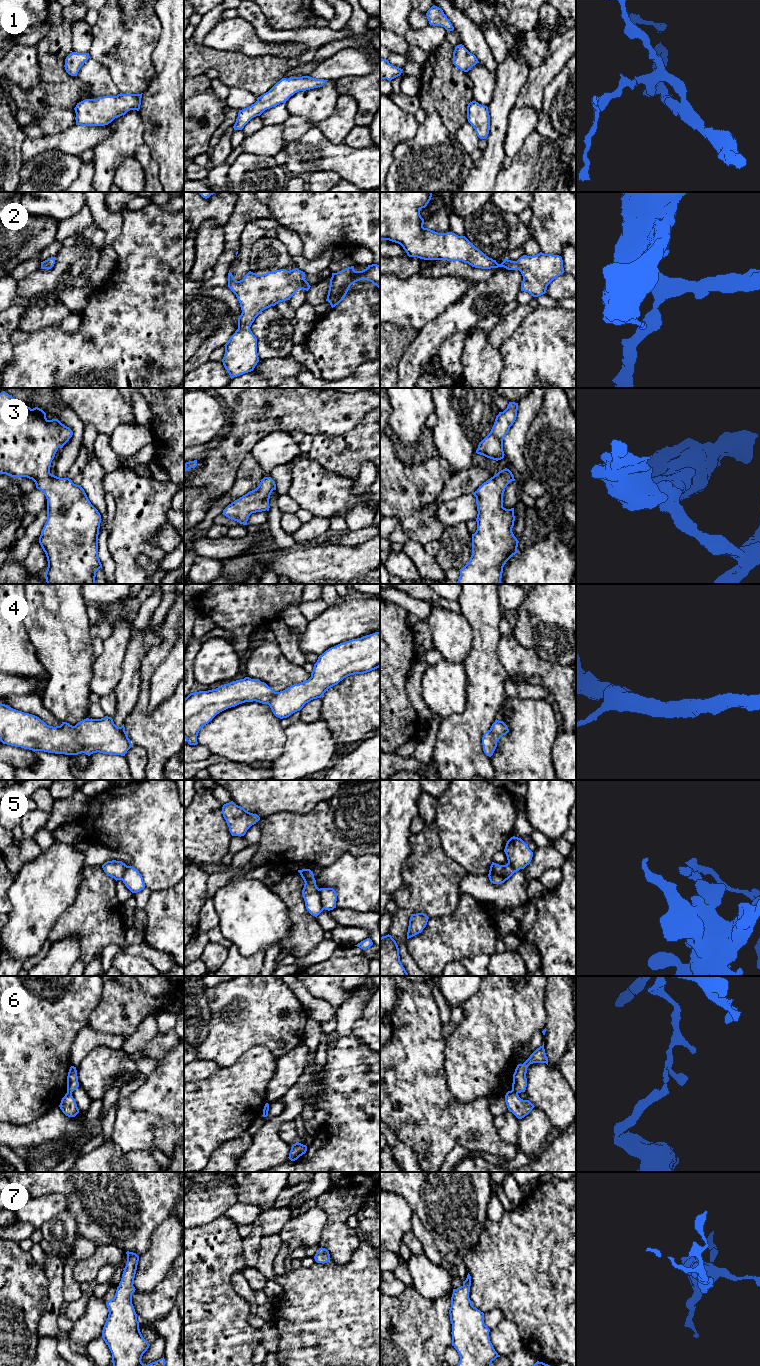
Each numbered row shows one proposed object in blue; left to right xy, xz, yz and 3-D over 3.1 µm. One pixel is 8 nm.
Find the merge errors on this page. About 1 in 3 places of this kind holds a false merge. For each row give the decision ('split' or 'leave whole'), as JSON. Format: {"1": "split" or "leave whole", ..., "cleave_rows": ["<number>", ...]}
{"1": "leave whole", "2": "leave whole", "3": "leave whole", "4": "leave whole", "5": "split", "6": "split", "7": "leave whole", "cleave_rows": ["5", "6"]}

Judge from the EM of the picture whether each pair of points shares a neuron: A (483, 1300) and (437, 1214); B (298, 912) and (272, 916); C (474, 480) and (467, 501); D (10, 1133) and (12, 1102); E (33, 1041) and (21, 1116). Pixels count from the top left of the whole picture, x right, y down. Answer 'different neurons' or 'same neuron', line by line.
A: different neurons
B: different neurons
C: different neurons
D: different neurons
E: same neuron

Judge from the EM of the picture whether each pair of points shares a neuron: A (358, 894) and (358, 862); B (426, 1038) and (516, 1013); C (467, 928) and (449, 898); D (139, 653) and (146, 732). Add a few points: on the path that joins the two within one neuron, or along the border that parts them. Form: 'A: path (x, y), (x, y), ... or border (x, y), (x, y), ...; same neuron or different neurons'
A: path (358, 886), (358, 870); same neuron
B: border (447, 1038), (445, 1061); different neurons
C: border (461, 894), (457, 906), (450, 913), (433, 917); different neurons
D: border (148, 651), (140, 666), (140, 689); different neurons

